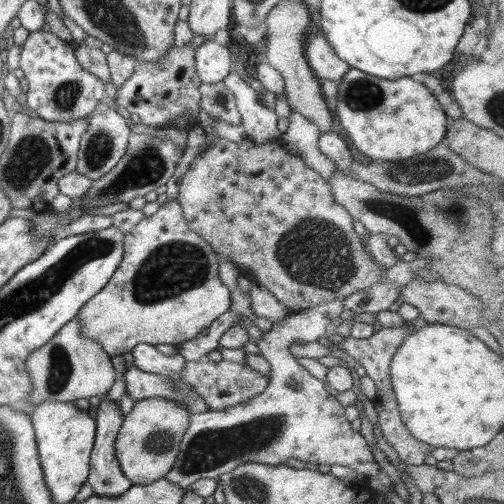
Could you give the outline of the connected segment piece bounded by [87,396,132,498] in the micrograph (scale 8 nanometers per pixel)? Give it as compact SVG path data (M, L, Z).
M103 396L95 420L95 442L90 455L90 470L87 478L96 496L118 498L120 494L126 493L126 490L132 485L130 479L126 478L126 475L122 472L120 463L115 455L114 443L116 443L116 437L118 437L118 433L120 433L122 421L124 421L124 416L120 411L119 404Z

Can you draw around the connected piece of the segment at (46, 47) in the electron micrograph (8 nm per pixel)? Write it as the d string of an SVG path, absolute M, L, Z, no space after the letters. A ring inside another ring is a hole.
M44 30L30 31L25 43L20 46L20 68L28 80L28 92L25 94L29 113L46 122L70 122L87 118L102 100L107 100L104 81L95 74L84 70L76 60L73 45Z

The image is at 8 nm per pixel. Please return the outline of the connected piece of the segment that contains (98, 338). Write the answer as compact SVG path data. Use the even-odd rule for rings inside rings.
M168 199L166 203L159 206L159 209L152 216L144 217L138 224L124 235L124 254L119 262L118 268L114 271L111 279L106 283L102 290L95 294L82 308L78 311L77 317L81 320L81 333L89 339L94 339L110 355L110 357L120 356L131 350L140 343L151 345L156 344L182 344L187 340L196 338L205 328L208 328L220 314L228 312L230 308L230 290L226 287L218 276L218 256L213 248L196 234L187 224L182 214L181 204L174 200Z

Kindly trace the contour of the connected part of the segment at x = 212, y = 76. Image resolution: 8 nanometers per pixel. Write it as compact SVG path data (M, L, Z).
M207 40L195 48L195 69L201 82L223 81L234 70L234 58L220 42Z

